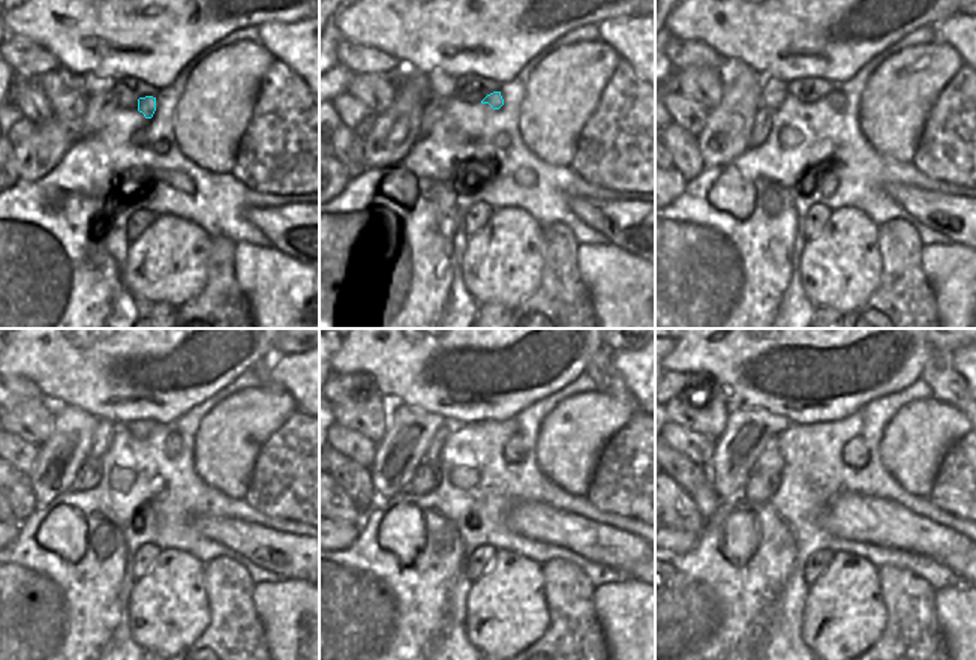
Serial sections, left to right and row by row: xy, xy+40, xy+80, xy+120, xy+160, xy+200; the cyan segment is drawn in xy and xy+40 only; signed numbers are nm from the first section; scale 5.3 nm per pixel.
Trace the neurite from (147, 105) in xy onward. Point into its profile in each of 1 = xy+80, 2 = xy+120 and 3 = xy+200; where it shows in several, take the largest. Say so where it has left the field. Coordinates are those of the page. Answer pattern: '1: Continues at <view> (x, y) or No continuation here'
1: Continues at xy+80 (835, 99)
2: Continues at xy+120 (173, 443)
3: Continues at xy+200 (855, 453)

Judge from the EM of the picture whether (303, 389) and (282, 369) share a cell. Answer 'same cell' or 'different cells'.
same cell

